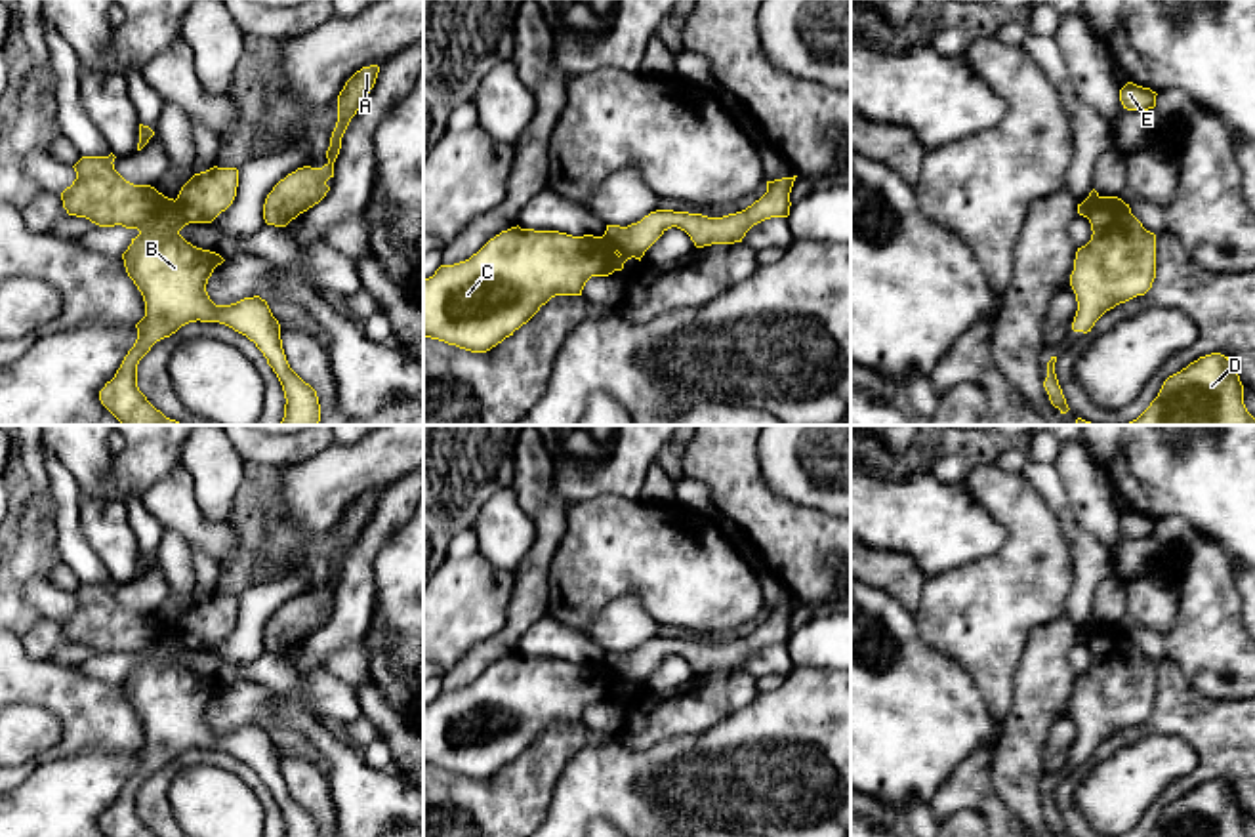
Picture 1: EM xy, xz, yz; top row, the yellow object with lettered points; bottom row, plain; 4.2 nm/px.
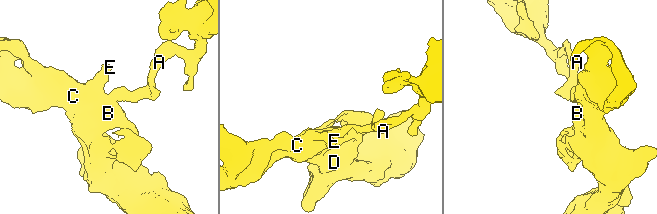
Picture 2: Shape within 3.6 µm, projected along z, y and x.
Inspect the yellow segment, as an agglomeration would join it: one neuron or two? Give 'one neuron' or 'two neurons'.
two neurons

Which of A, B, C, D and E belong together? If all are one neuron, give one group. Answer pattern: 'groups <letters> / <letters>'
groups A / B C D E

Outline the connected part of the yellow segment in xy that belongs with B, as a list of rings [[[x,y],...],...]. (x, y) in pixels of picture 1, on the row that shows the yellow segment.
[[[114,154],[109,156],[82,156],[72,168],[76,179],[71,187],[61,193],[63,208],[69,215],[86,217],[99,227],[122,225],[126,229],[137,229],[139,235],[132,238],[132,244],[122,254],[128,276],[134,280],[145,301],[145,316],[135,324],[137,339],[124,357],[114,378],[105,383],[99,391],[101,404],[122,423],[122,425],[185,425],[166,418],[156,410],[137,387],[137,364],[151,351],[151,347],[175,334],[189,322],[219,322],[235,332],[246,336],[267,358],[267,364],[277,374],[284,391],[284,418],[280,425],[319,425],[320,404],[317,391],[305,383],[288,364],[282,339],[280,324],[273,316],[269,305],[259,296],[244,297],[231,305],[216,305],[206,284],[214,269],[225,259],[210,250],[202,250],[187,242],[179,231],[189,225],[179,202],[164,196],[151,185],[134,185],[126,181],[114,170]]]

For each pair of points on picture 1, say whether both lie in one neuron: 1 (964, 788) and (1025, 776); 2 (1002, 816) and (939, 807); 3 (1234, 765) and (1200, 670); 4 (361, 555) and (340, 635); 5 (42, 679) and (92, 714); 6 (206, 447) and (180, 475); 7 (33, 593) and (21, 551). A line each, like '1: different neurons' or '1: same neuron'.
1: different neurons
2: same neuron
3: different neurons
4: same neuron
5: same neuron
6: different neurons
7: different neurons

